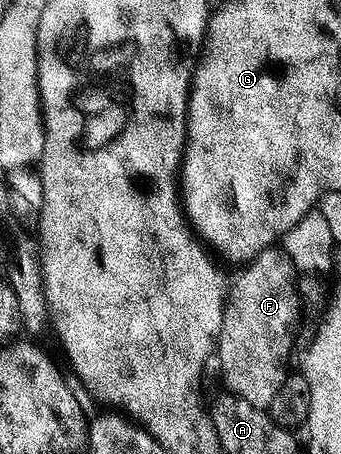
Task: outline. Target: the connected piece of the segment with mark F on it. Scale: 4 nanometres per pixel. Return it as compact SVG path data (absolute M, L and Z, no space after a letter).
M271 246L260 250L239 272L235 280L229 281L220 334L216 337L220 380L226 383L227 393L266 410L287 378L286 363L294 348L294 323L300 313L296 269L286 251Z

